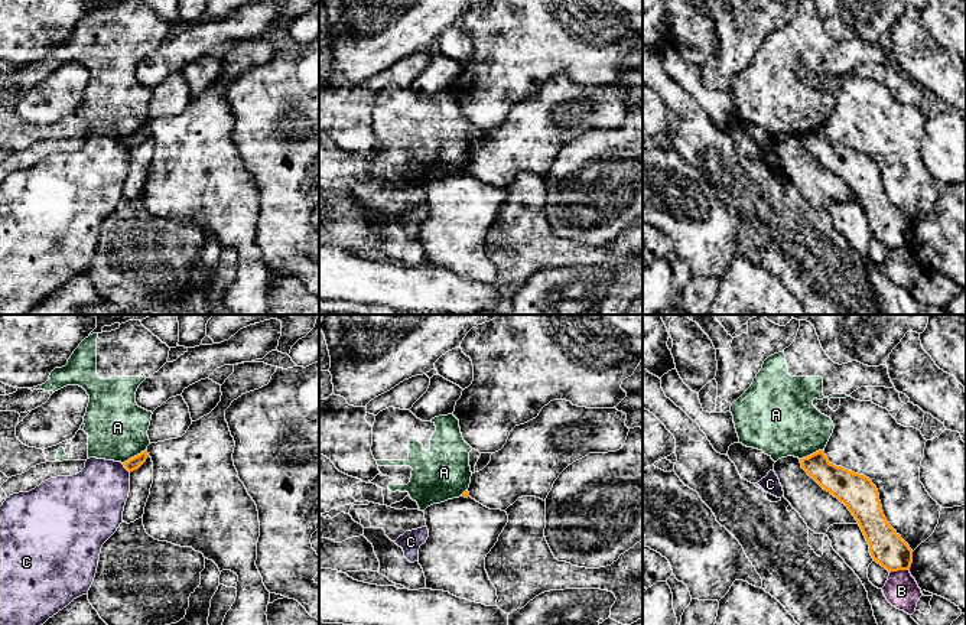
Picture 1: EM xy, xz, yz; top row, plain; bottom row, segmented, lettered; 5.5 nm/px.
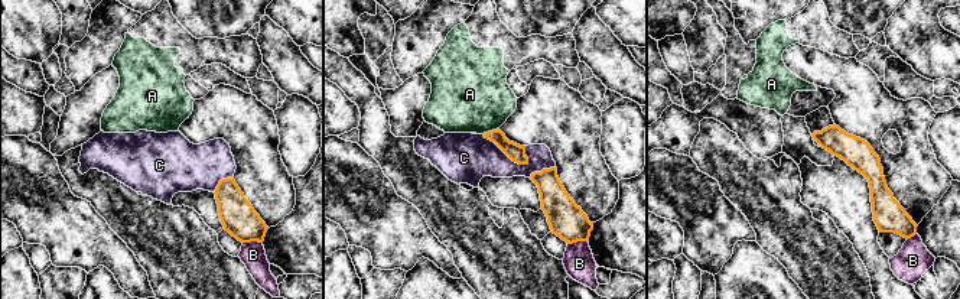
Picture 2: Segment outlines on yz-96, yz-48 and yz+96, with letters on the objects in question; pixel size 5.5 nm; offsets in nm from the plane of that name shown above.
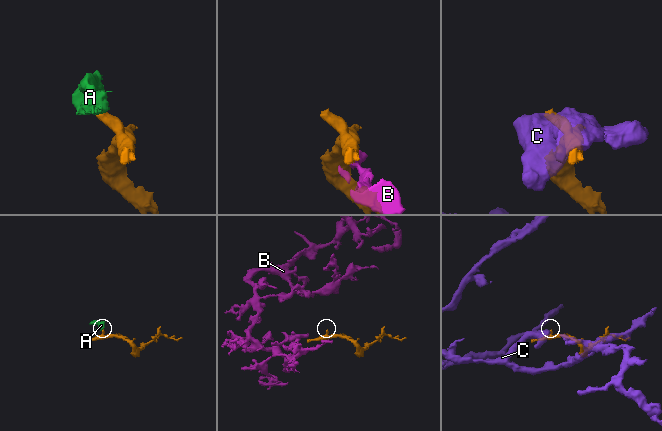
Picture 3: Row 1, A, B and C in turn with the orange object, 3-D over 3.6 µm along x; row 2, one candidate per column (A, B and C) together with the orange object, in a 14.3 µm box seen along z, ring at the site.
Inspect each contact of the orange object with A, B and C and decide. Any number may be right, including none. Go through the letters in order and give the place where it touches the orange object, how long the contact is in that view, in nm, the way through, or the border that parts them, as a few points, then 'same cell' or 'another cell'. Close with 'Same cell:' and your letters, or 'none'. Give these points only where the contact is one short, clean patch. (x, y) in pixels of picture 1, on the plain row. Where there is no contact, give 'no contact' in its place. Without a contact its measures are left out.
A: contact xy (135, 133); length 160 nm; border xy (146, 126), (123, 140); another cell
B: contact yz (898, 246); length 110 nm; border yz (908, 246), (890, 250); another cell
C: contact xy (124, 143); length 70 nm; another cell
Same cell: none

